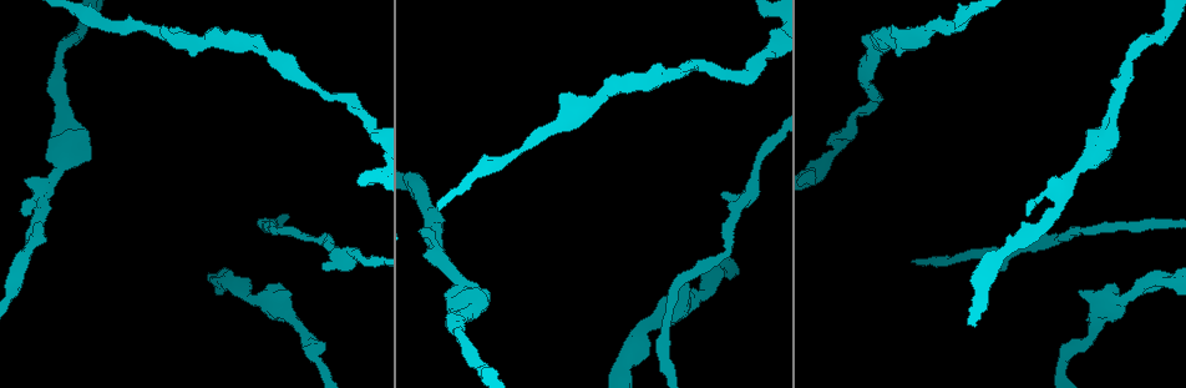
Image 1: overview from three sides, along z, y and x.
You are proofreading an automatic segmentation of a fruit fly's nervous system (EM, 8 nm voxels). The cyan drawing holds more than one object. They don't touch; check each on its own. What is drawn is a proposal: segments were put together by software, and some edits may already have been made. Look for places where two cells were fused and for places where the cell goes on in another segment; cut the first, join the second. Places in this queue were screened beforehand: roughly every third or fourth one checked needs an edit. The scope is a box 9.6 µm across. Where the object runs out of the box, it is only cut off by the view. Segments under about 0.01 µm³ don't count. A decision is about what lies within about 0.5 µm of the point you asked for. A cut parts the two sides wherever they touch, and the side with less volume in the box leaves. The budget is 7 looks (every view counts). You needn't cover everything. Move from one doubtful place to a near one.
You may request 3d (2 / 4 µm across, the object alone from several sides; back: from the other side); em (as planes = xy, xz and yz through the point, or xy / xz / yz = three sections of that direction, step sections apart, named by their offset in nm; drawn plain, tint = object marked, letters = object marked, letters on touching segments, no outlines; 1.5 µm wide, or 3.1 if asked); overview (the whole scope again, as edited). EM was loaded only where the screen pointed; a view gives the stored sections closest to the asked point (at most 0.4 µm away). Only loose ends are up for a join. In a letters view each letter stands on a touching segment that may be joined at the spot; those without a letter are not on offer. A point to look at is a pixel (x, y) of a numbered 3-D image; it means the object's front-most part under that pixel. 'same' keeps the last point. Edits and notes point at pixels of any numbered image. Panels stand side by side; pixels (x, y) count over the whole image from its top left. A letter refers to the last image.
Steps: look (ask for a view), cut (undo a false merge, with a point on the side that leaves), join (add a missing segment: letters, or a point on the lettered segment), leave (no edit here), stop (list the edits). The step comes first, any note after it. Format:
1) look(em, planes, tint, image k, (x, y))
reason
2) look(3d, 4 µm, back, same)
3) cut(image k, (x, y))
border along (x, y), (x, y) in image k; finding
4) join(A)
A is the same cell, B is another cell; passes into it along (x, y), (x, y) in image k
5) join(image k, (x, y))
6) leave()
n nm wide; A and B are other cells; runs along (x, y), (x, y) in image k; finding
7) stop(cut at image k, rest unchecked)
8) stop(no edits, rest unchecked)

look(3d, 4 µm, image 1, (562, 96))
free end

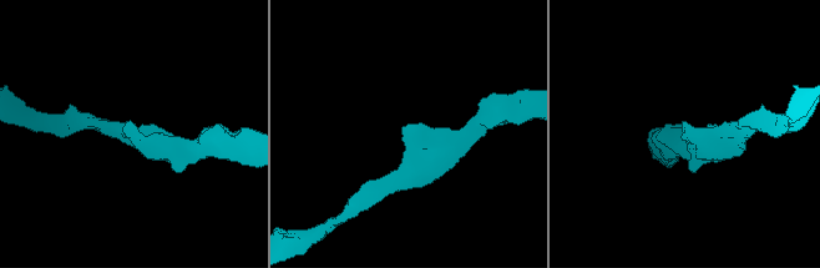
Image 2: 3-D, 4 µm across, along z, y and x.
look(em, planes, tint, image 2, (407, 127))

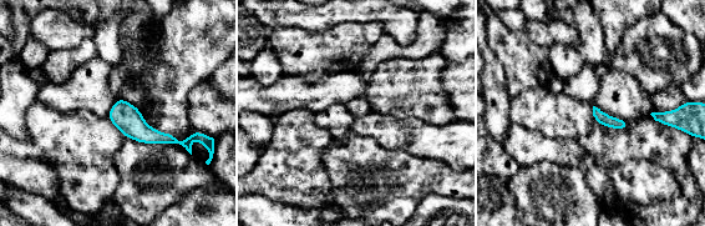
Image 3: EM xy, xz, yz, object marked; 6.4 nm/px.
look(em, planes, letters, same)

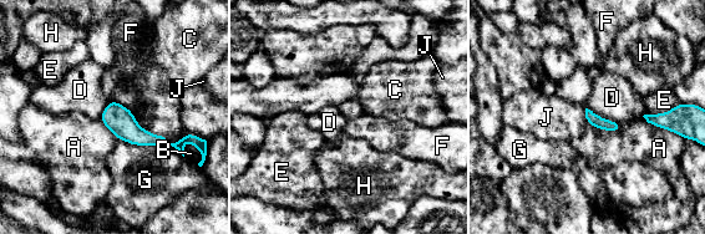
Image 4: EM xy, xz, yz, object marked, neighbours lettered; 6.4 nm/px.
leave()
C touches over 380 nm; A, B, C, D, E, F, G, H and J are other cells; no lettered segment goes on from it

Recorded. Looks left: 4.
look(3d, 2 µm, image 1, (857, 113))
narrows sharply

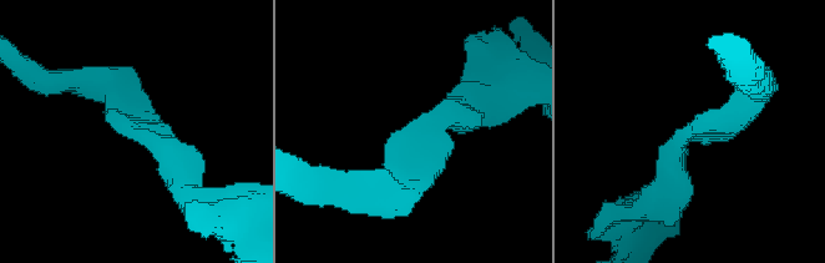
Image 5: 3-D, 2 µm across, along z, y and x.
look(em, planes, letters, image 5, (439, 137))
arms of 220, 260 nm

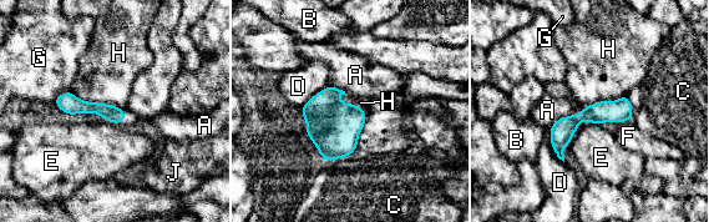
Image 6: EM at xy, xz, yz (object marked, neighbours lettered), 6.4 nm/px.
leave()
110 nm wide; A, B, C, D, E, F, G, H and J are other cells; border along (70, 90), (82, 100), (122, 109) in image 6; all the same cell

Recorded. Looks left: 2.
look(em, planes, letters, image 1, (723, 195))
free end

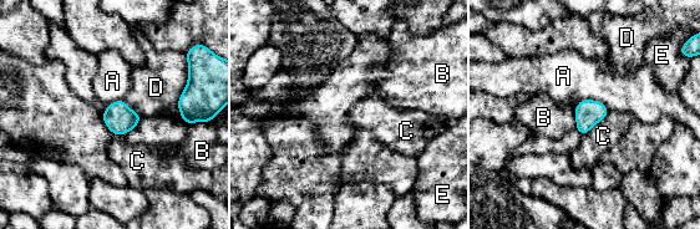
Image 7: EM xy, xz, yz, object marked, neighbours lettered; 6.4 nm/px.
leave()
D touches over 280 nm; A, B, C, D and E are other cells; border along (609, 111), (583, 136) in image 7; no lettered segment goes on from it

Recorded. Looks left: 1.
stop(no edits, rest unchecked)

